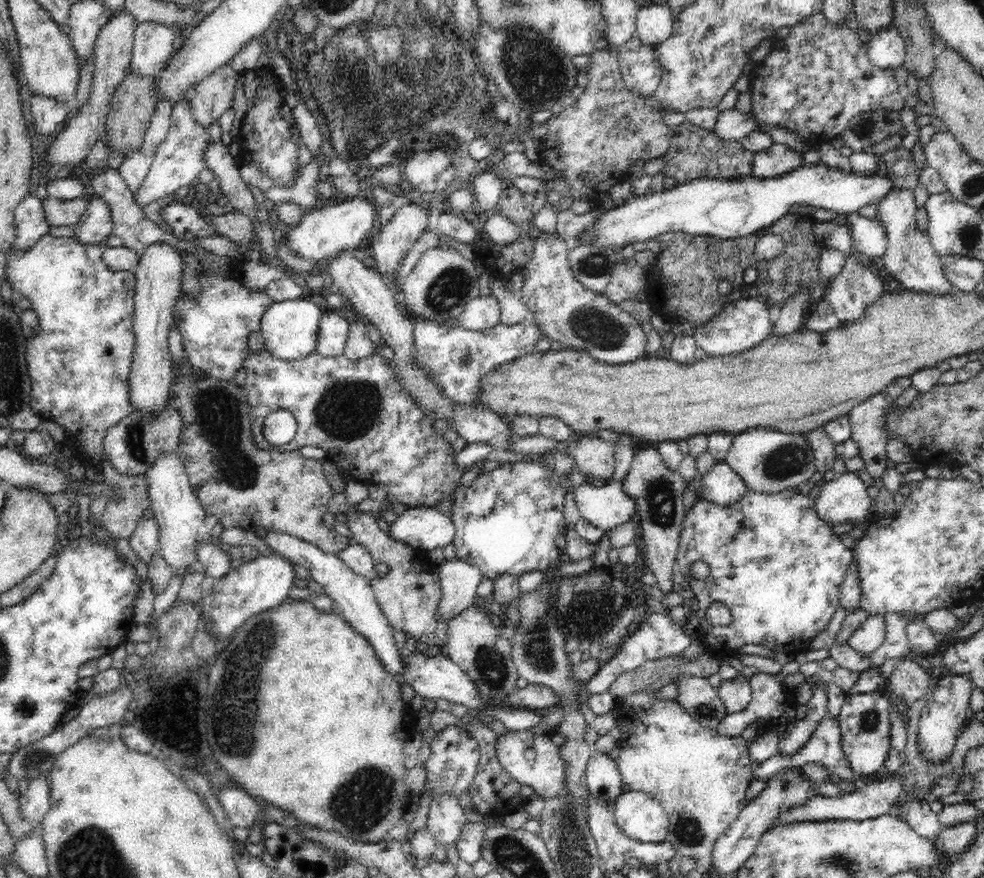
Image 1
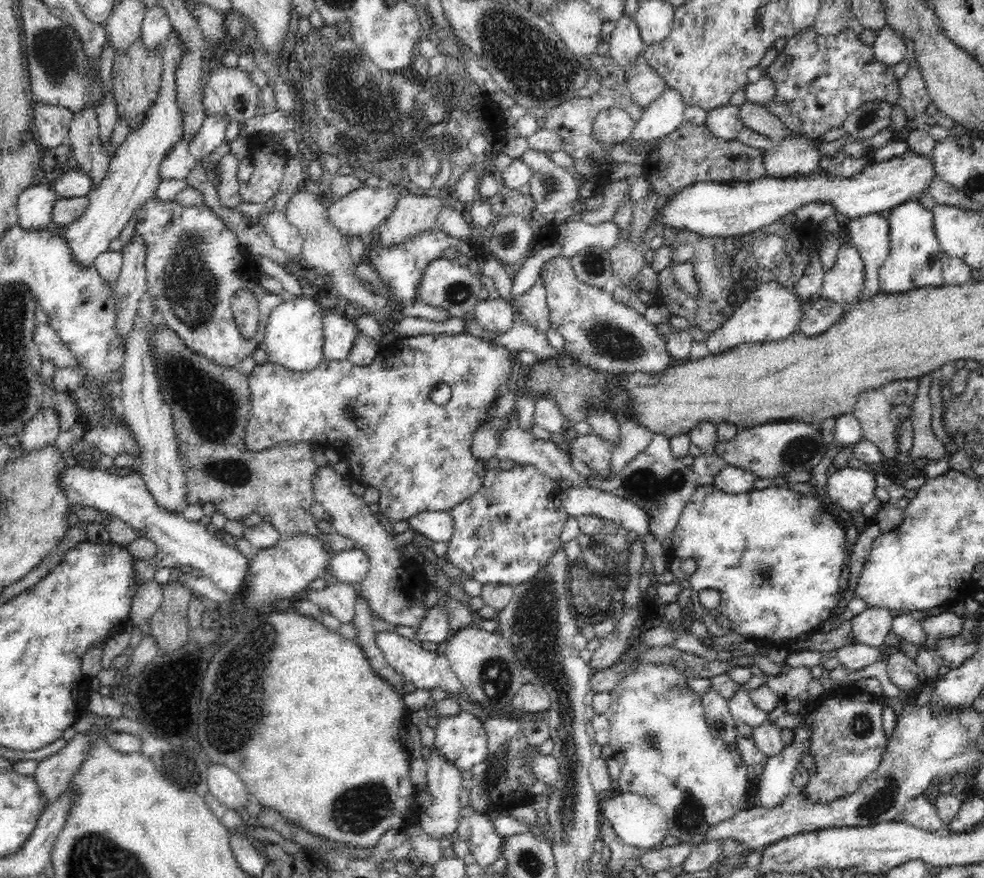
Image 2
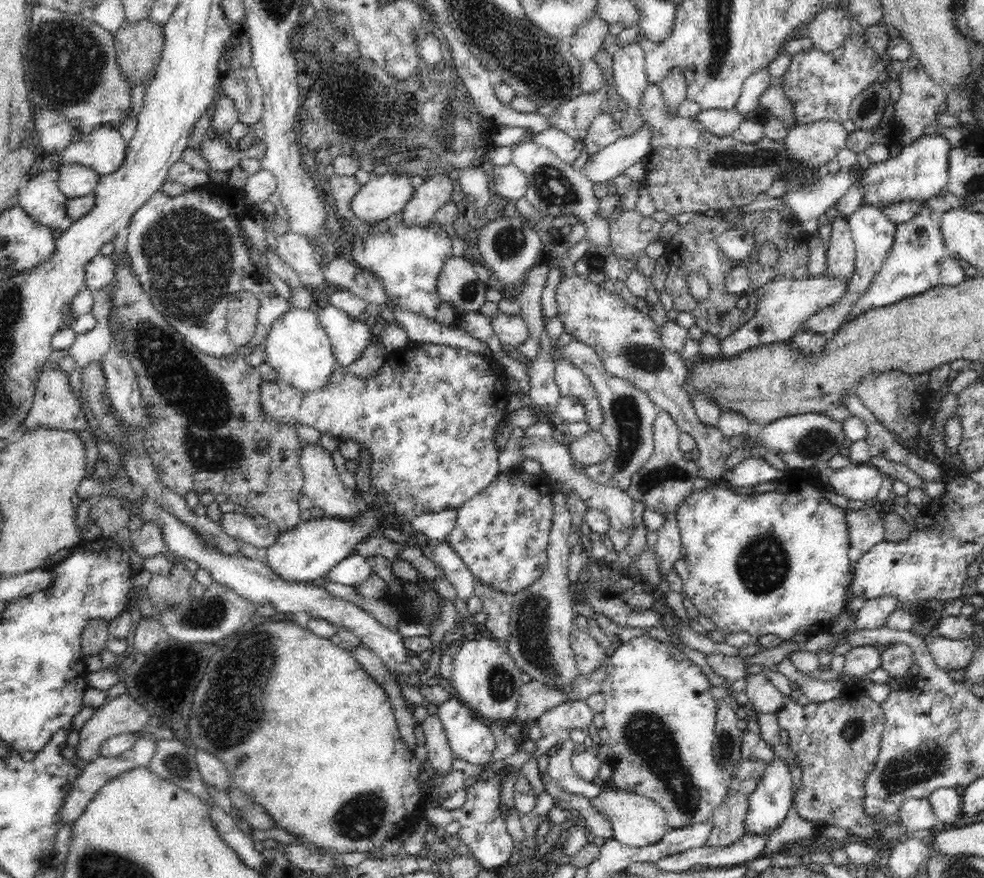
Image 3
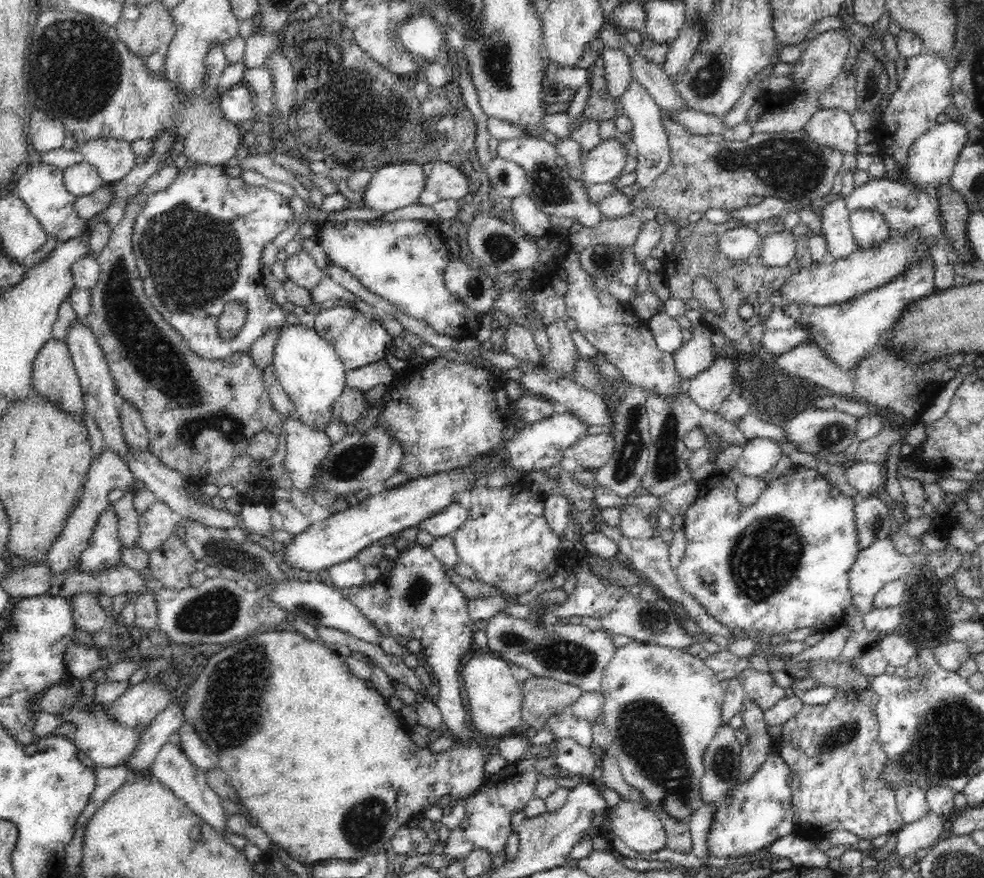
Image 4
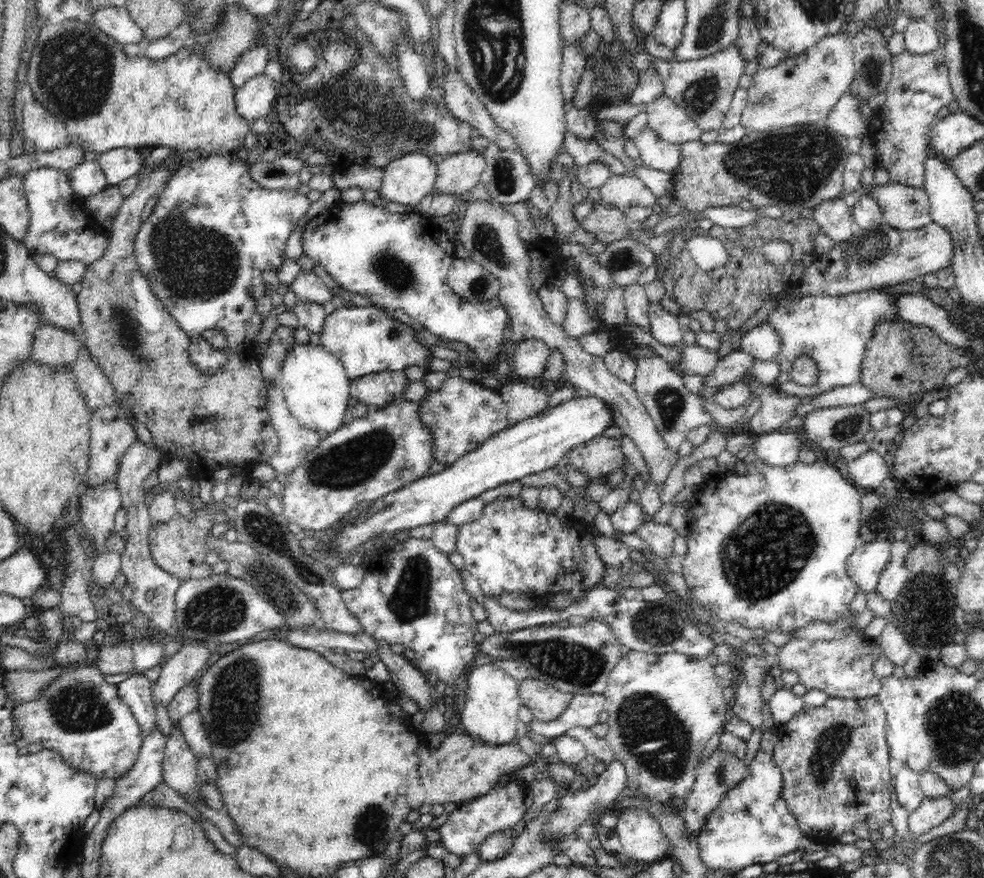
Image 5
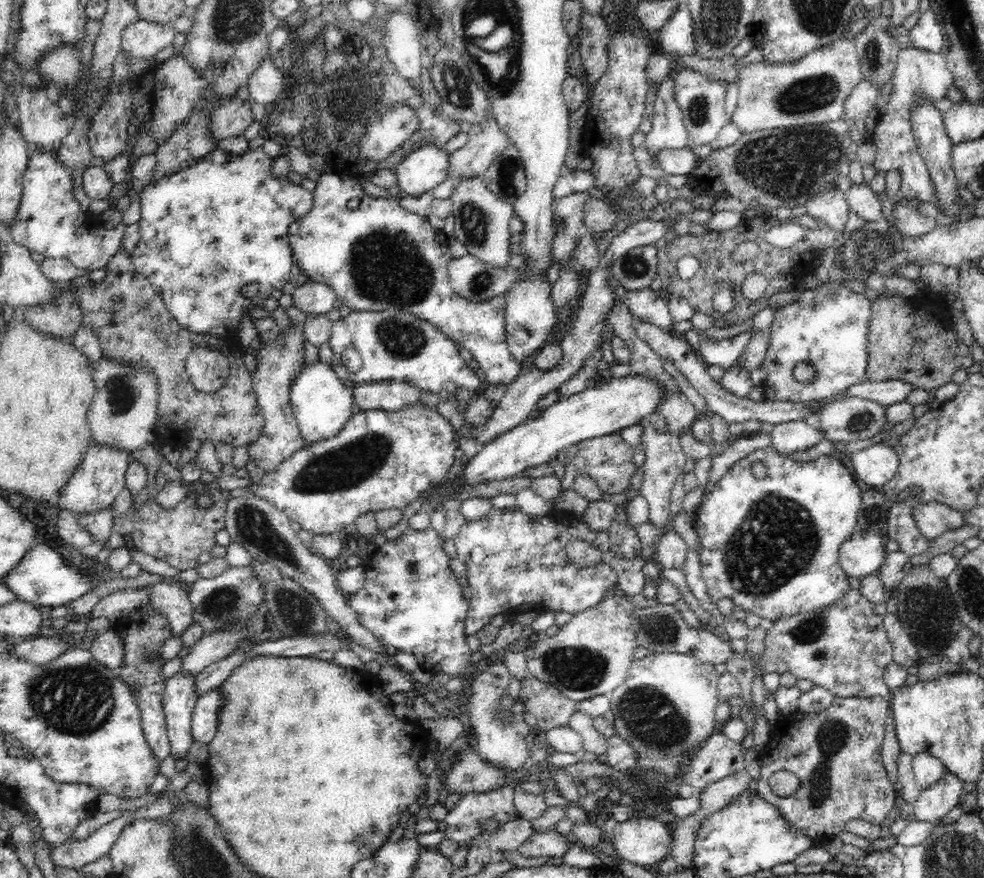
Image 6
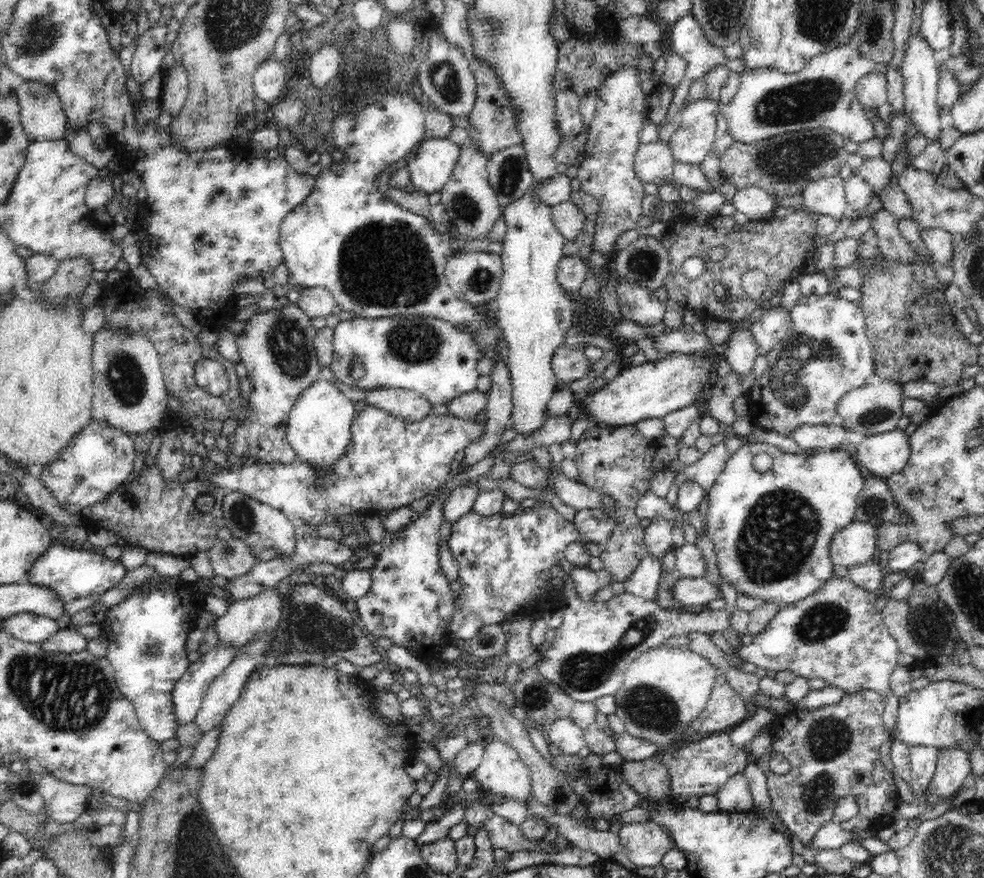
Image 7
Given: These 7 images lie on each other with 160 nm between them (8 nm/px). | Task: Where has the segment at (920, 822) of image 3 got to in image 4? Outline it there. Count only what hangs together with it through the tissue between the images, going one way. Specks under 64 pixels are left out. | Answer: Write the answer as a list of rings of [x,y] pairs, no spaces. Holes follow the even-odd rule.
[[[903,780],[895,790],[895,799],[903,824],[920,820],[930,811],[925,791]]]

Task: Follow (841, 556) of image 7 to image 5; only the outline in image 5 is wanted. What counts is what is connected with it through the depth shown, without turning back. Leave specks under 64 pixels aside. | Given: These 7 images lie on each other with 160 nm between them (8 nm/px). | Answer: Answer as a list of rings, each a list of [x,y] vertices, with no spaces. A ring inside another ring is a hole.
[[[873,540],[861,543],[846,560],[848,576],[865,595],[877,591],[882,570],[890,560],[893,541]]]

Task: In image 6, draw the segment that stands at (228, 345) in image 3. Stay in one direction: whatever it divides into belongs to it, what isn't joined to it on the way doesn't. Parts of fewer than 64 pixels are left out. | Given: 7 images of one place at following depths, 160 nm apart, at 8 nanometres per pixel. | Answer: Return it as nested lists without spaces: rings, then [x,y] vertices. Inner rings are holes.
[[[262,148],[256,150],[249,149],[241,155],[233,155],[226,150],[216,149],[210,152],[210,155],[191,165],[189,168],[180,169],[178,172],[168,173],[166,177],[156,178],[154,181],[148,181],[143,191],[139,194],[141,200],[141,217],[139,220],[140,239],[131,255],[134,267],[139,273],[142,273],[161,294],[169,313],[177,320],[182,328],[186,328],[195,333],[211,333],[227,337],[230,332],[238,332],[242,314],[250,311],[254,306],[270,306],[274,297],[282,288],[292,279],[292,266],[294,265],[293,253],[291,252],[290,243],[287,239],[288,228],[300,216],[310,212],[313,204],[313,192],[304,190],[301,185],[293,184],[288,179],[272,179],[270,177],[270,166],[274,164],[274,158],[268,157]],[[246,284],[258,284],[259,295],[255,298],[246,298],[240,293],[240,289]],[[198,346],[186,358],[185,367],[194,386],[206,394],[222,388],[229,378],[229,360],[219,348]]]

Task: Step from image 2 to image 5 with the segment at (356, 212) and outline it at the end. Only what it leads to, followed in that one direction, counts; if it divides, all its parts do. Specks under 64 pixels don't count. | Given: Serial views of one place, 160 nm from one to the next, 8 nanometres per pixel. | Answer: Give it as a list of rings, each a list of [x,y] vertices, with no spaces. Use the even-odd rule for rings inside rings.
[[[414,152],[386,166],[378,194],[384,203],[416,205],[431,194],[436,182],[438,158]]]

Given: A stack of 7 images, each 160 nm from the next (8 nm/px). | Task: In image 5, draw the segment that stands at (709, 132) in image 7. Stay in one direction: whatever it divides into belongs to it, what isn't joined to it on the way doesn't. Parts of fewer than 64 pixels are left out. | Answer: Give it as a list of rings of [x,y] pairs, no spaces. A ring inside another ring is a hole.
[[[734,41],[723,51],[691,61],[677,61],[652,57],[652,64],[663,82],[663,94],[668,95],[678,107],[689,114],[701,132],[719,132],[722,130],[725,113],[730,109],[738,80],[744,74],[746,59]]]

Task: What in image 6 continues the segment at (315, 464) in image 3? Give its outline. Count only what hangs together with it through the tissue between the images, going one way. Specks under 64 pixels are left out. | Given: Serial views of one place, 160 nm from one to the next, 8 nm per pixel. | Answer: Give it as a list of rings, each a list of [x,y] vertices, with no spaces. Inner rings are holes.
[[[303,328],[290,330],[286,340],[272,340],[262,350],[258,350],[258,366],[252,374],[252,388],[264,415],[262,436],[248,444],[249,458],[252,467],[259,470],[271,470],[282,461],[290,458],[297,450],[306,446],[306,441],[299,434],[298,421],[294,418],[291,407],[291,386],[297,378],[304,364],[302,356],[302,342],[304,342]]]

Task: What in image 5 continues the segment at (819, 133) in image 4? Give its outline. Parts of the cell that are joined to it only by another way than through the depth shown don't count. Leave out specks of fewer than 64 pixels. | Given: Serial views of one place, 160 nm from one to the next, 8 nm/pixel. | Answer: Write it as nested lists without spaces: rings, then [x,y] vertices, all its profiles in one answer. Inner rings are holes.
[[[850,91],[844,93],[834,105],[834,110],[826,118],[824,126],[844,139],[863,137],[867,132],[869,122],[862,118],[858,101],[850,95]]]

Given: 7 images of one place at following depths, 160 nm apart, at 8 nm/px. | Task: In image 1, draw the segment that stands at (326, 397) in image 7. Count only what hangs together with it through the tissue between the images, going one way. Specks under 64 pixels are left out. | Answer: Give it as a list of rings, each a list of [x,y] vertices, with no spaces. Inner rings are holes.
[[[309,298],[273,302],[261,320],[261,335],[265,348],[274,357],[296,360],[308,356],[317,347],[322,310]]]

